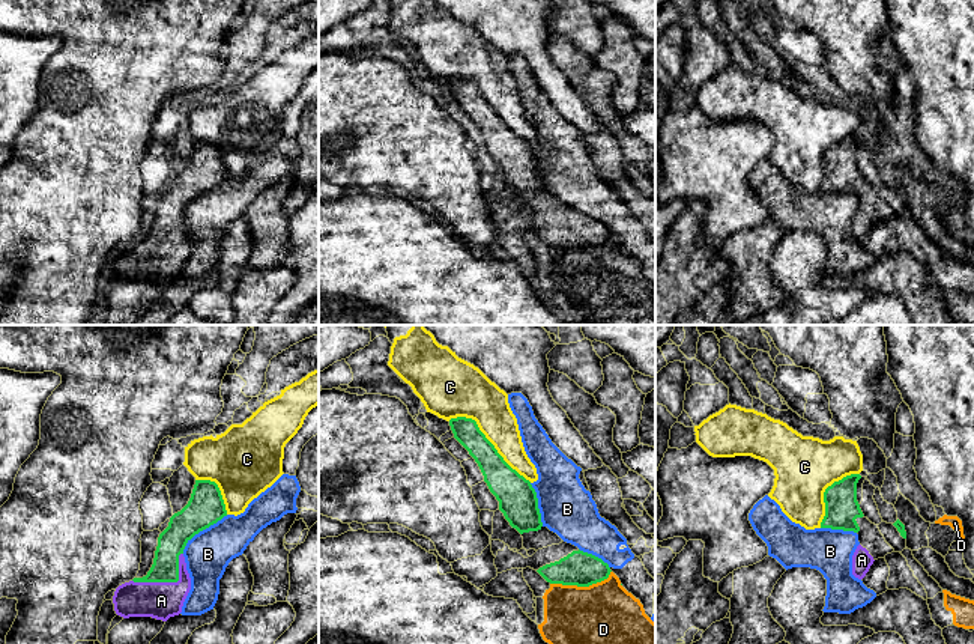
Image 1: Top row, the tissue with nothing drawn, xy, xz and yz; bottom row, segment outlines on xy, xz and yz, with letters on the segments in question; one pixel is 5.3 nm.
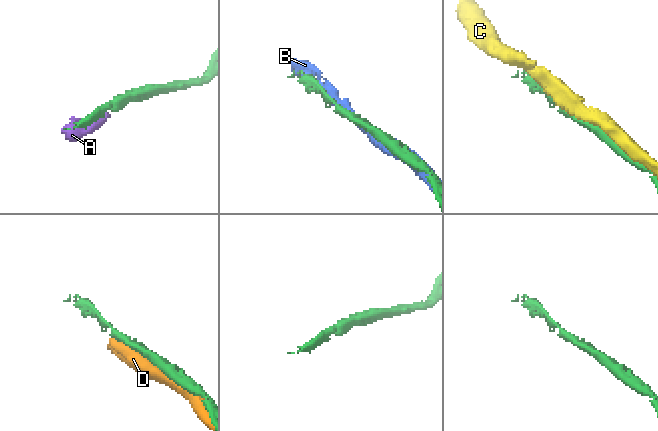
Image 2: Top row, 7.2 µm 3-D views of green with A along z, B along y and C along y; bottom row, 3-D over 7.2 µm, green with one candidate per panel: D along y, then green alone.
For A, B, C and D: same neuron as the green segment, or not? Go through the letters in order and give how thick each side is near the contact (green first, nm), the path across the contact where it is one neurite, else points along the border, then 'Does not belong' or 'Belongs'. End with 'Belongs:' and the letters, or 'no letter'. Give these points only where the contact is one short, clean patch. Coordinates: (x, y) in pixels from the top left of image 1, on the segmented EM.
A: Thickness 150 nm (green) against 200 nm. Belongs
B: Thickness 190 nm (green) against 240 nm. Does not belong
C: Thickness 180 nm (green) against 240 nm. Does not belong
D: Thickness 190 nm (green) against 340 nm. Does not belong
Belongs: A

